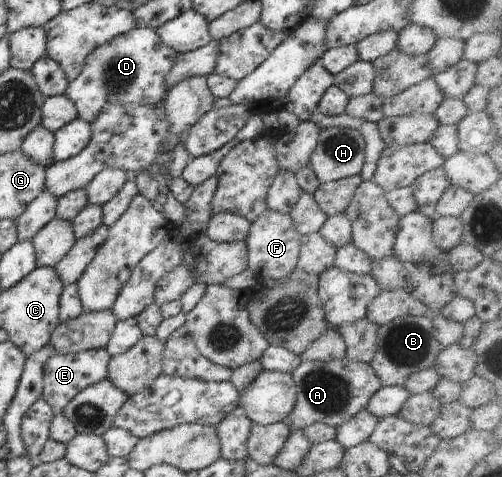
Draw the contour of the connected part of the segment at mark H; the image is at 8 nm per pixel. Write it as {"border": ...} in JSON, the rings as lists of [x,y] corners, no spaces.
{"border":[[[351,125],[320,130],[310,165],[321,183],[360,175],[364,165],[364,138]]]}

